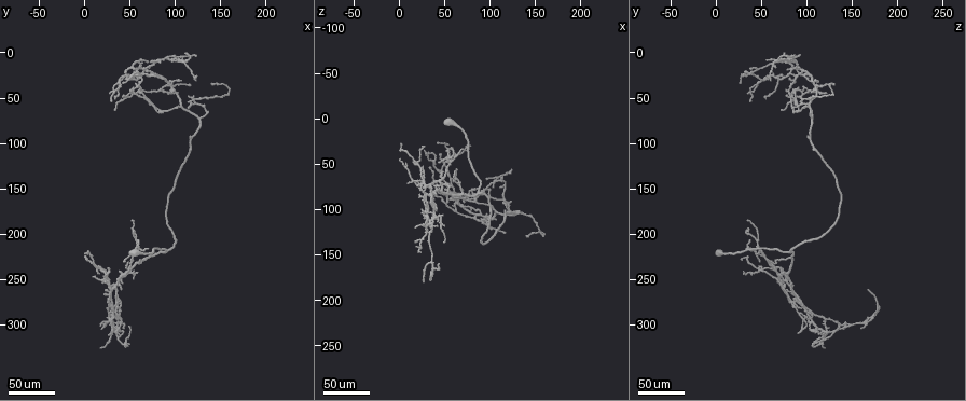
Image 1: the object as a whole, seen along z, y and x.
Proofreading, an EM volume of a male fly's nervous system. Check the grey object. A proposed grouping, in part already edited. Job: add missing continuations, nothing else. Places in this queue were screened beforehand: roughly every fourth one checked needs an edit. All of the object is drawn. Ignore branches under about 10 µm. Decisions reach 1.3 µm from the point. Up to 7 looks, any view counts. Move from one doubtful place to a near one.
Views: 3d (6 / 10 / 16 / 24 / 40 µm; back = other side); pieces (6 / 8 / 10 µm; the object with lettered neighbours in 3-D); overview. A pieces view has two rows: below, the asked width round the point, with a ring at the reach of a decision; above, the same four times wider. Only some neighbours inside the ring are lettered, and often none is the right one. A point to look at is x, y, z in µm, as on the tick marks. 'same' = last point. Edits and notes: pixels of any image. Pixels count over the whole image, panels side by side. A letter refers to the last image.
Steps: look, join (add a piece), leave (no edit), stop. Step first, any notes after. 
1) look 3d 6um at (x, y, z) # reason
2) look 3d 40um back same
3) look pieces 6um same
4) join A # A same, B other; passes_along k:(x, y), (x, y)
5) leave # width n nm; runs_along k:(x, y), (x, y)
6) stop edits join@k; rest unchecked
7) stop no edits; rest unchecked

look 3d 40um at (26, 46, 34) # end of a long branch

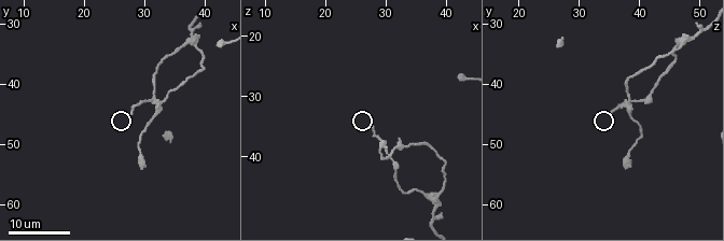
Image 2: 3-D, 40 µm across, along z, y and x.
look pieces 6um at (27.5, 45.0, 35.5)

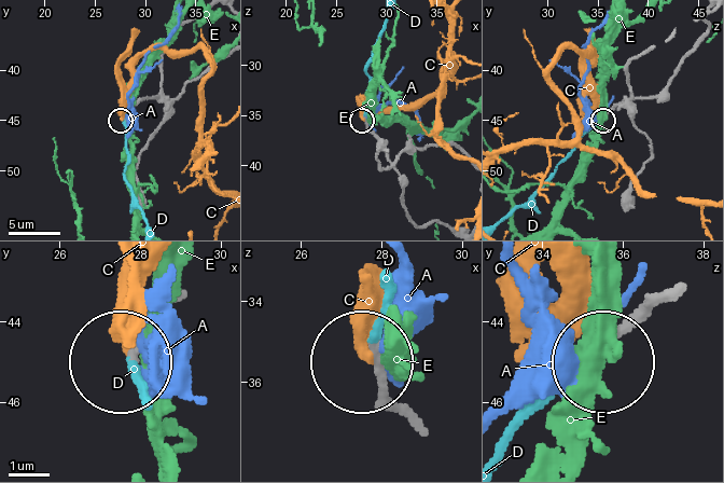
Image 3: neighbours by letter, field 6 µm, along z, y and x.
join D # A other, C other, D same, E other; the neuron continues

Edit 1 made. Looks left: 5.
look overview

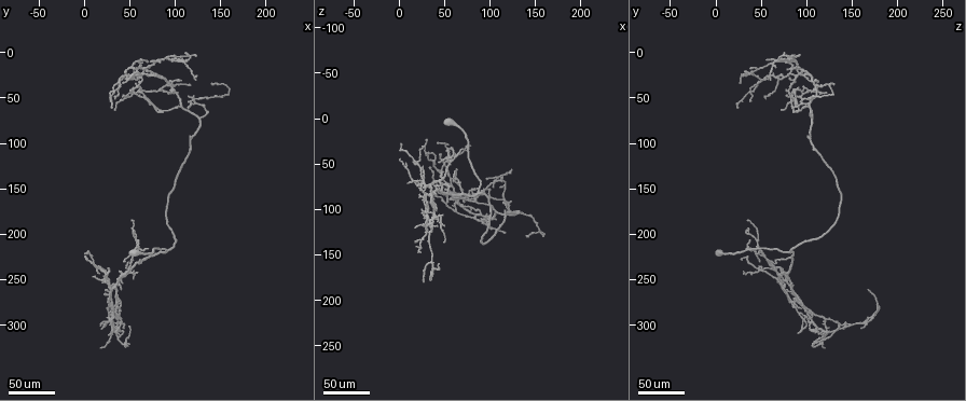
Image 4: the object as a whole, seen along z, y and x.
look 3d 24um at (114, 54, 94)

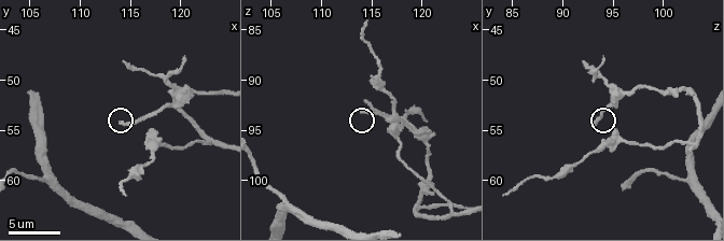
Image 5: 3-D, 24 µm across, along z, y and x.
look pieces 10um at (114.2, 54.4, 93.2)

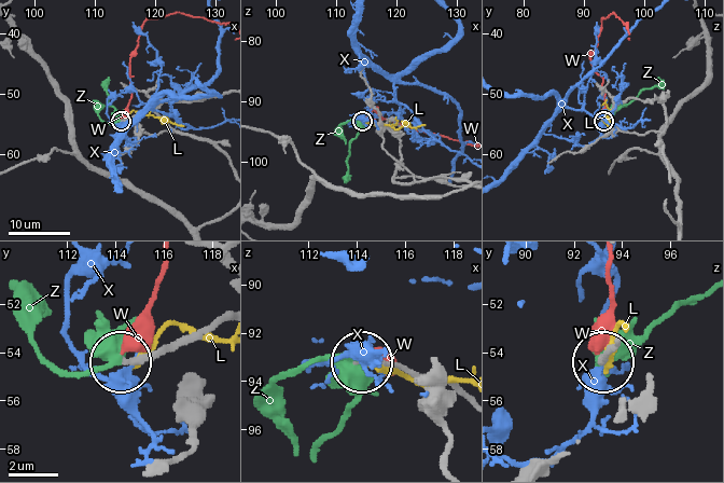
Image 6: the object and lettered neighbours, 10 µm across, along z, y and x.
join Z # L other, W other, X other, Z same; the neuron continues

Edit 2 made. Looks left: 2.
stop edits join@3, join@6; rest unchecked

